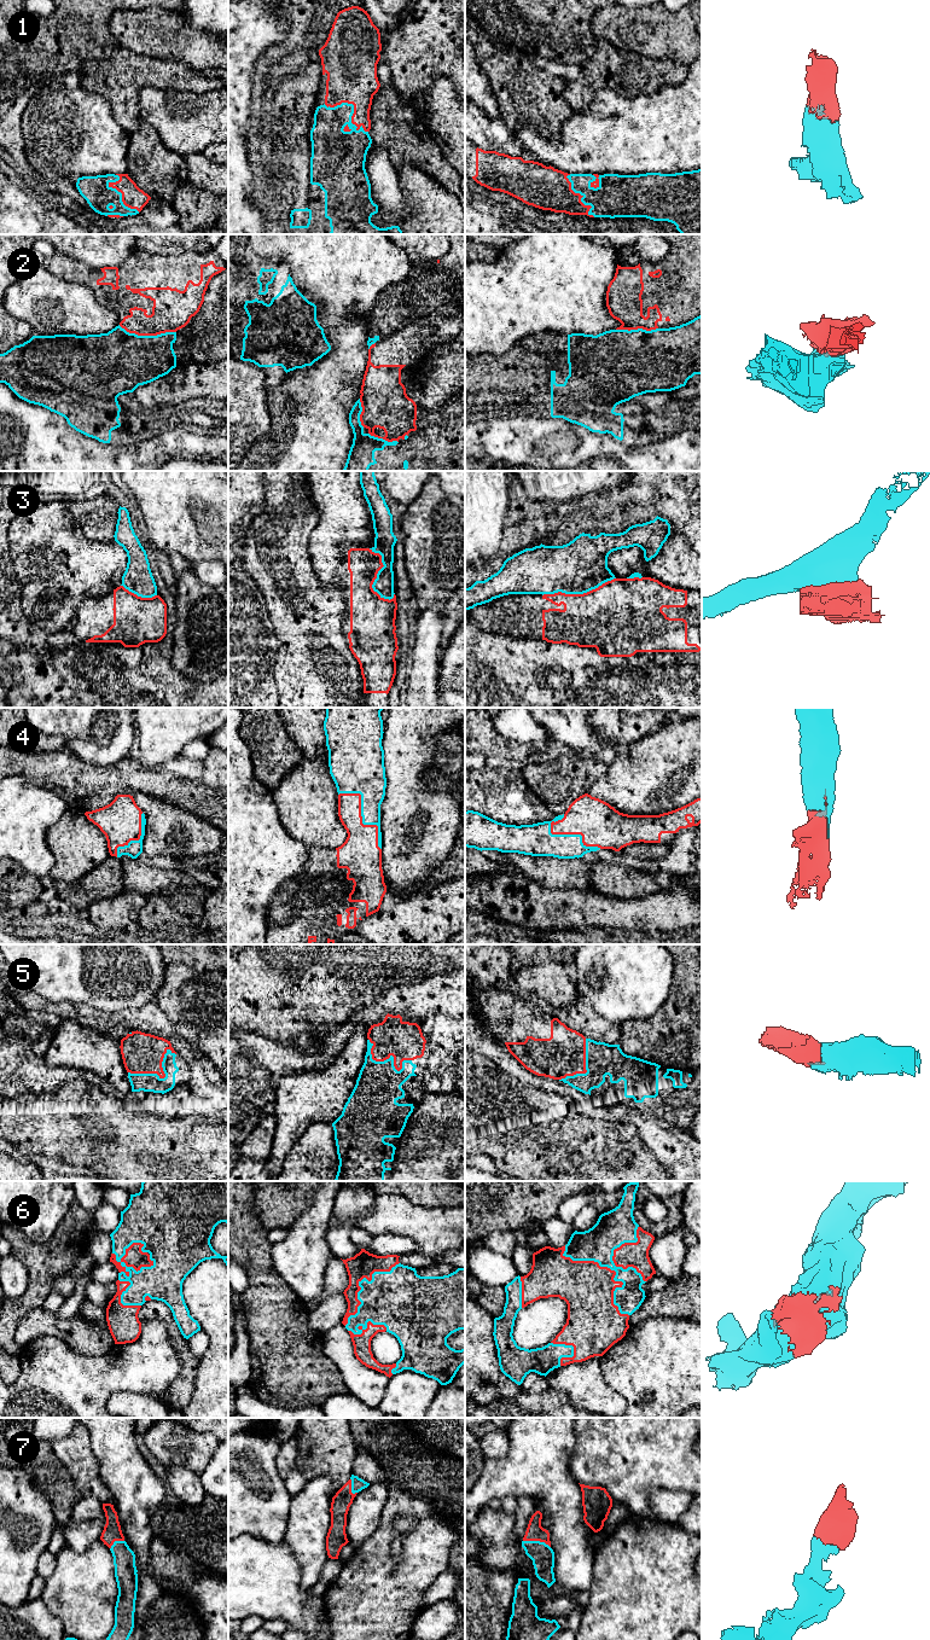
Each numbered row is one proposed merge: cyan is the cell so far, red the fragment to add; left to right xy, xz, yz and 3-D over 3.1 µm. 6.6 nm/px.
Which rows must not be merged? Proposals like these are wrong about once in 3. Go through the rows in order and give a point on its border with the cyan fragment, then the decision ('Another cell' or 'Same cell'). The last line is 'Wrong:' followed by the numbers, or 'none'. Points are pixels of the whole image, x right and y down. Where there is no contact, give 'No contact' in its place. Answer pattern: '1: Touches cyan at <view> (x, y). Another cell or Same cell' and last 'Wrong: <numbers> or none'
1: Touches cyan at xz (353, 108). Same cell
2: Touches cyan at xy (147, 336). Another cell
3: Touches cyan at yz (579, 593). Another cell
4: Touches cyan at xz (362, 818). Same cell
5: Touches cyan at xz (389, 1058). Same cell
6: Touches cyan at xy (132, 1267). Same cell
7: Touches cyan at yz (536, 1541). Same cell
Wrong: 2, 3

